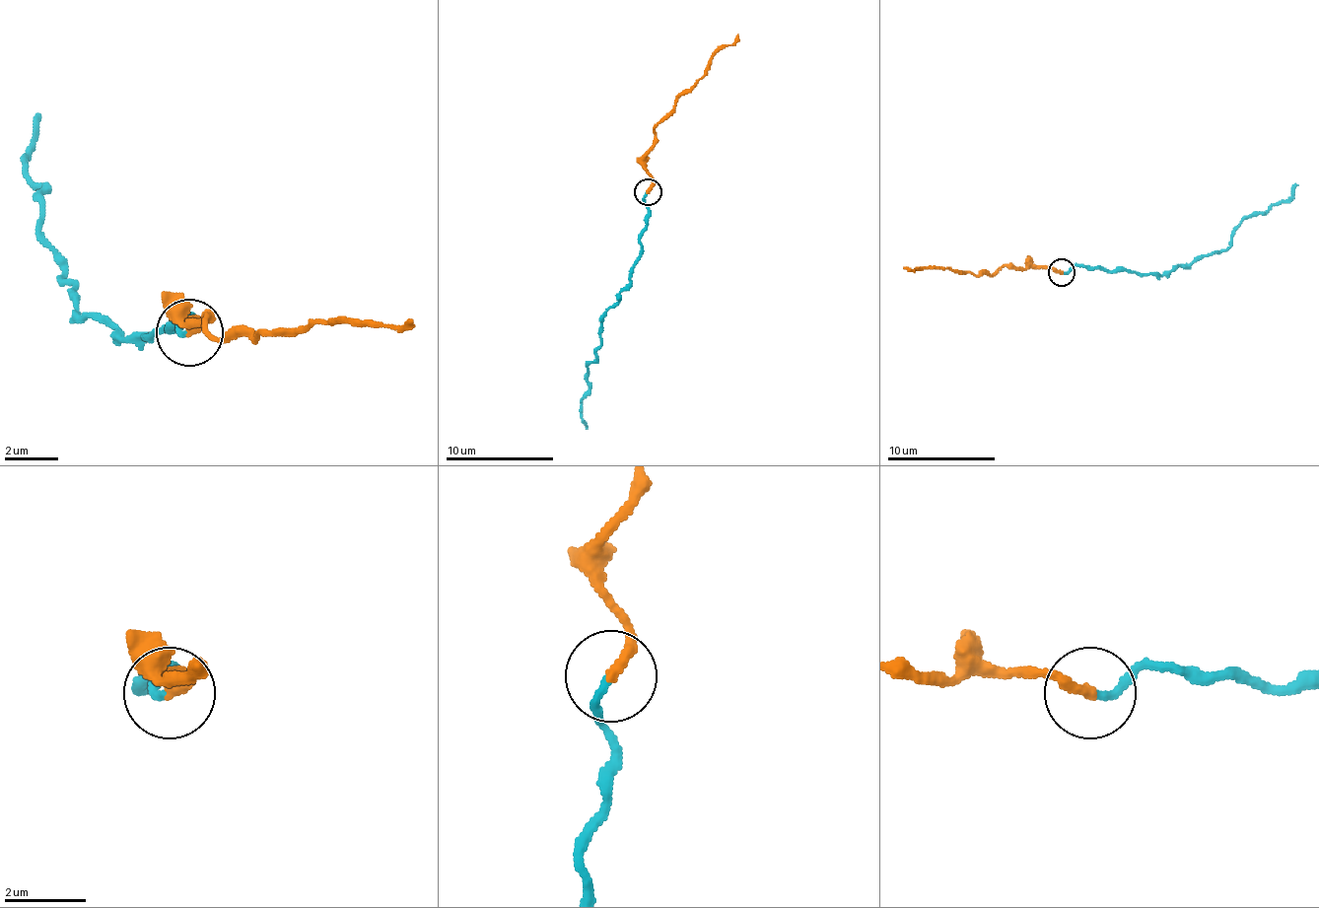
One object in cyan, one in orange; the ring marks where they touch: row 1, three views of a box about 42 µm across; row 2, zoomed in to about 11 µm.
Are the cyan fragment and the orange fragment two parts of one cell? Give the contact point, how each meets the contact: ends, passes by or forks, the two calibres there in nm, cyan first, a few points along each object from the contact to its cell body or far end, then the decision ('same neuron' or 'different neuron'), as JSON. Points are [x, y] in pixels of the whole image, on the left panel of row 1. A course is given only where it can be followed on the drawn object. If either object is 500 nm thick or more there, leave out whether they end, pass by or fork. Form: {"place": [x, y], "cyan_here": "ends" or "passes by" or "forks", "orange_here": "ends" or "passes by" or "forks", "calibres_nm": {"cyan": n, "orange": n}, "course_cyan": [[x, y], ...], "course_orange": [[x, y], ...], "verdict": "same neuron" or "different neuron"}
{"place": [189, 332], "cyan_here": "ends", "orange_here": "ends", "calibres_nm": {"cyan": 190, "orange": 280}, "course_cyan": [[187, 334], [187, 314], [168, 327], [174, 327], [121, 334], [82, 314], [62, 274], [29, 162], [41, 115]], "course_orange": [[187, 334], [201, 320], [187, 314], [207, 327], [253, 340], [326, 320], [393, 327], [413, 320]], "verdict": "same neuron"}

